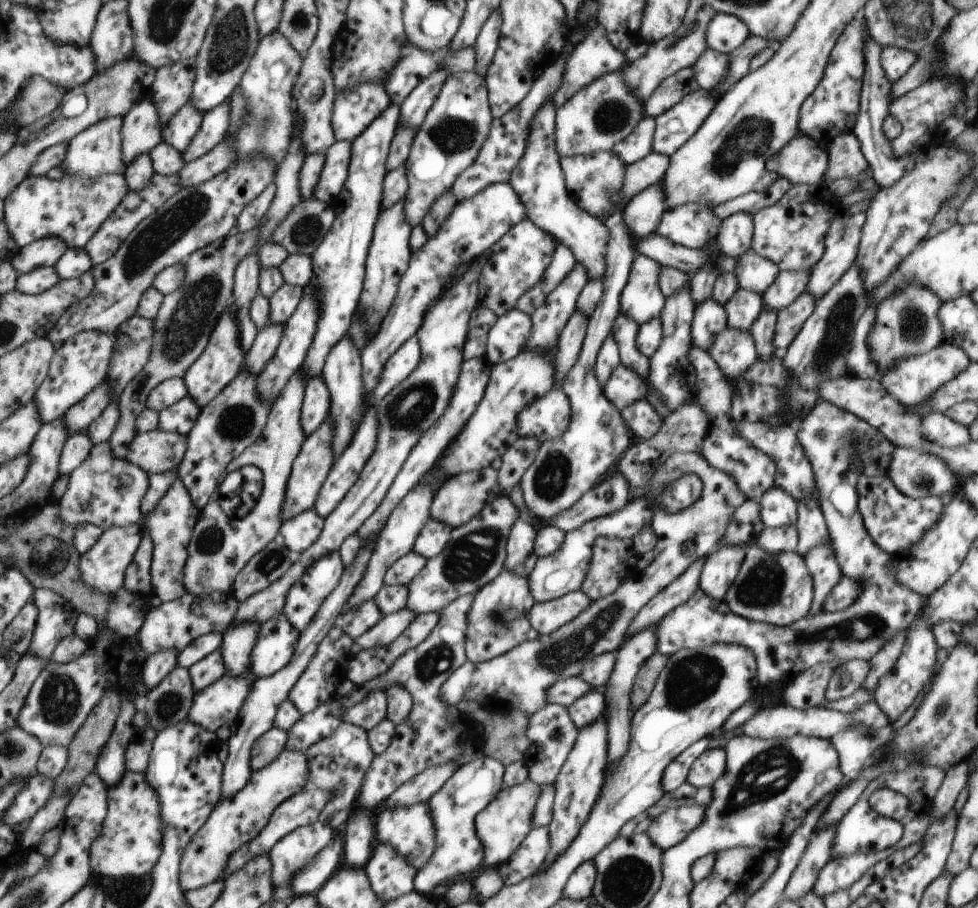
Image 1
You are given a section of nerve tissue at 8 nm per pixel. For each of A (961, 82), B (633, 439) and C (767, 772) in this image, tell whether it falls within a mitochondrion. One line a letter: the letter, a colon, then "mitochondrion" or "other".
A: other
B: other
C: mitochondrion

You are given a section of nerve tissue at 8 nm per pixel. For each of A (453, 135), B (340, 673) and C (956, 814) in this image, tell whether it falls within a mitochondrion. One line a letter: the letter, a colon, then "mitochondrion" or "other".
A: mitochondrion
B: other
C: other

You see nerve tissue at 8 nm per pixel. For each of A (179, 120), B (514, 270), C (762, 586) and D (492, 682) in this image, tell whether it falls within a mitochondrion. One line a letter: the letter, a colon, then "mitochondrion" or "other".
A: other
B: mitochondrion
C: mitochondrion
D: other

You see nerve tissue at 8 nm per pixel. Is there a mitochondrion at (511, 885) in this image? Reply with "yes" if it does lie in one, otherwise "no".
no

